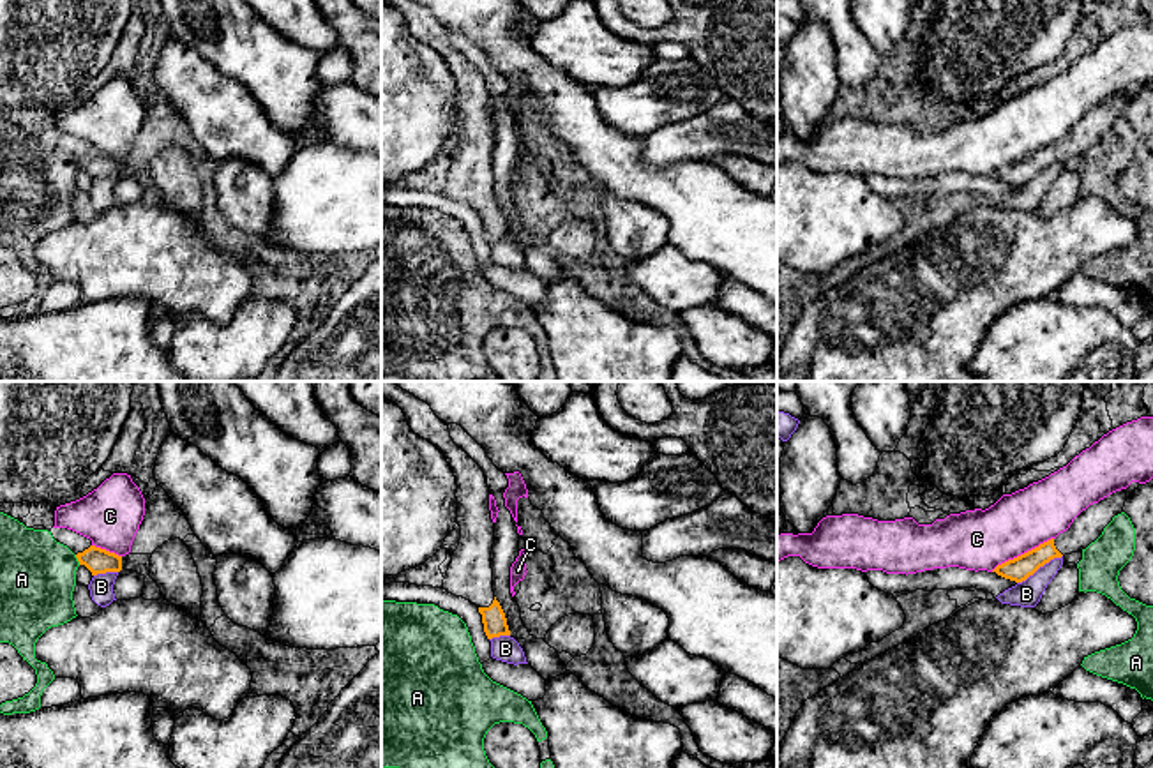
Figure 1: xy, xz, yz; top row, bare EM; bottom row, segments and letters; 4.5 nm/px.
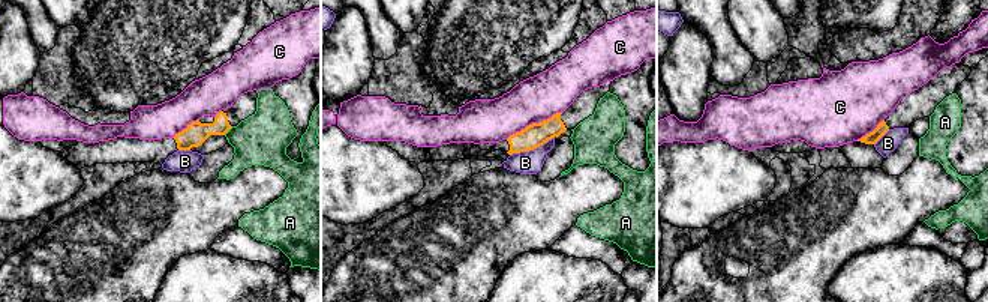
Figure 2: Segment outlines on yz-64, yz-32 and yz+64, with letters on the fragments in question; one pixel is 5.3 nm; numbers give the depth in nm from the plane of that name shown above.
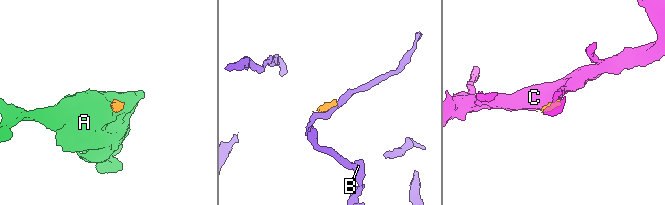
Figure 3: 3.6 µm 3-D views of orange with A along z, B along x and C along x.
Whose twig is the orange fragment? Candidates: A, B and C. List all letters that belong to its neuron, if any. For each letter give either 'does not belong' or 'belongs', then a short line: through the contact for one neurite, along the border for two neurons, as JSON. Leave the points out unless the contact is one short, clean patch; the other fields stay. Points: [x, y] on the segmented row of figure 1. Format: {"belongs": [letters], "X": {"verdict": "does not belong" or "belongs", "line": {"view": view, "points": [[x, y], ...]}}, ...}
{"belongs": [], "A": {"verdict": "does not belong", "line": {"view": "xy", "points": [[75, 555], [80, 564]]}}, "B": {"verdict": "does not belong", "line": {"view": "yz", "points": [[1062, 555], [1017, 583]]}}, "C": {"verdict": "does not belong", "line": {"view": "yz", "points": [[1053, 537], [998, 564], [991, 571]]}}}

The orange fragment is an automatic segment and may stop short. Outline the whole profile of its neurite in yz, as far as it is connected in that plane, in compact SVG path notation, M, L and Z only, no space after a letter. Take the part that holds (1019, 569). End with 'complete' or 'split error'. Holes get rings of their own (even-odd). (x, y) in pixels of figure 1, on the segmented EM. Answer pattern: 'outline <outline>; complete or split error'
outline M1132 482L1127 489L1116 491L1098 503L1089 505L1074 519L1066 531L998 565L992 572L1005 579L1022 583L1051 560L1086 549L1102 535L1112 517L1123 512L1127 498L1137 487L1139 482Z; split error

